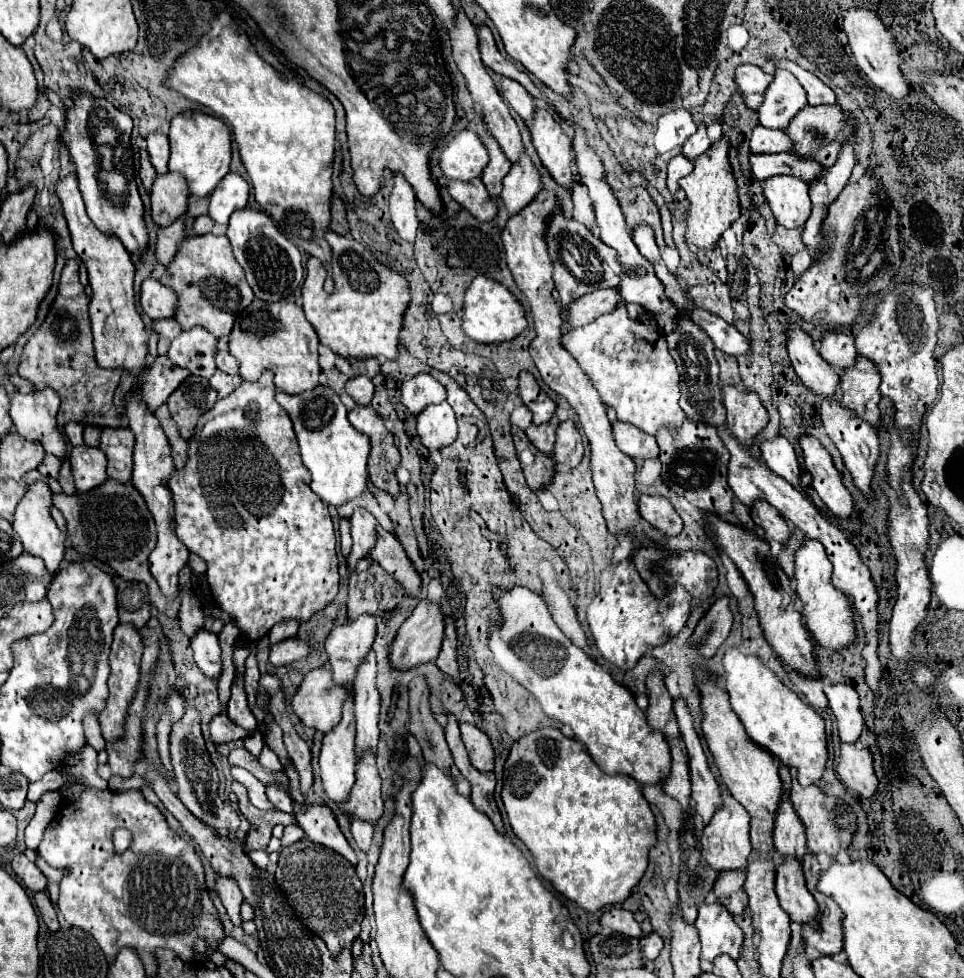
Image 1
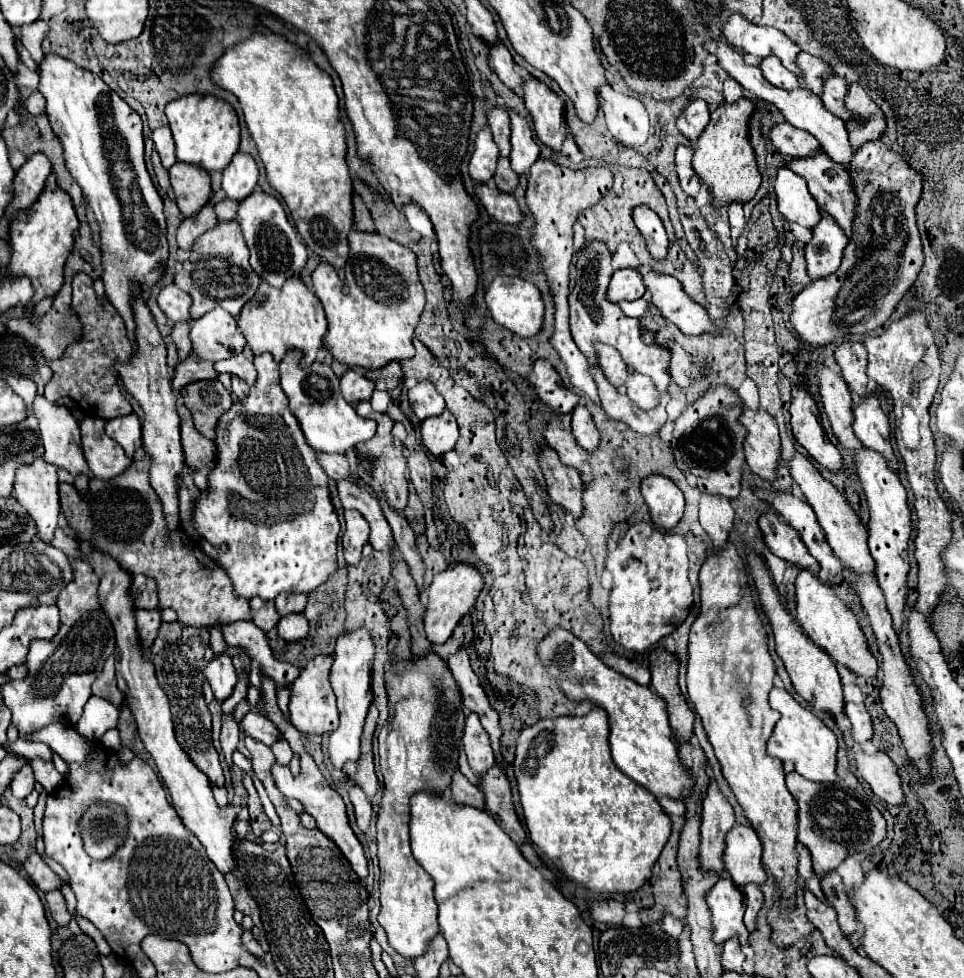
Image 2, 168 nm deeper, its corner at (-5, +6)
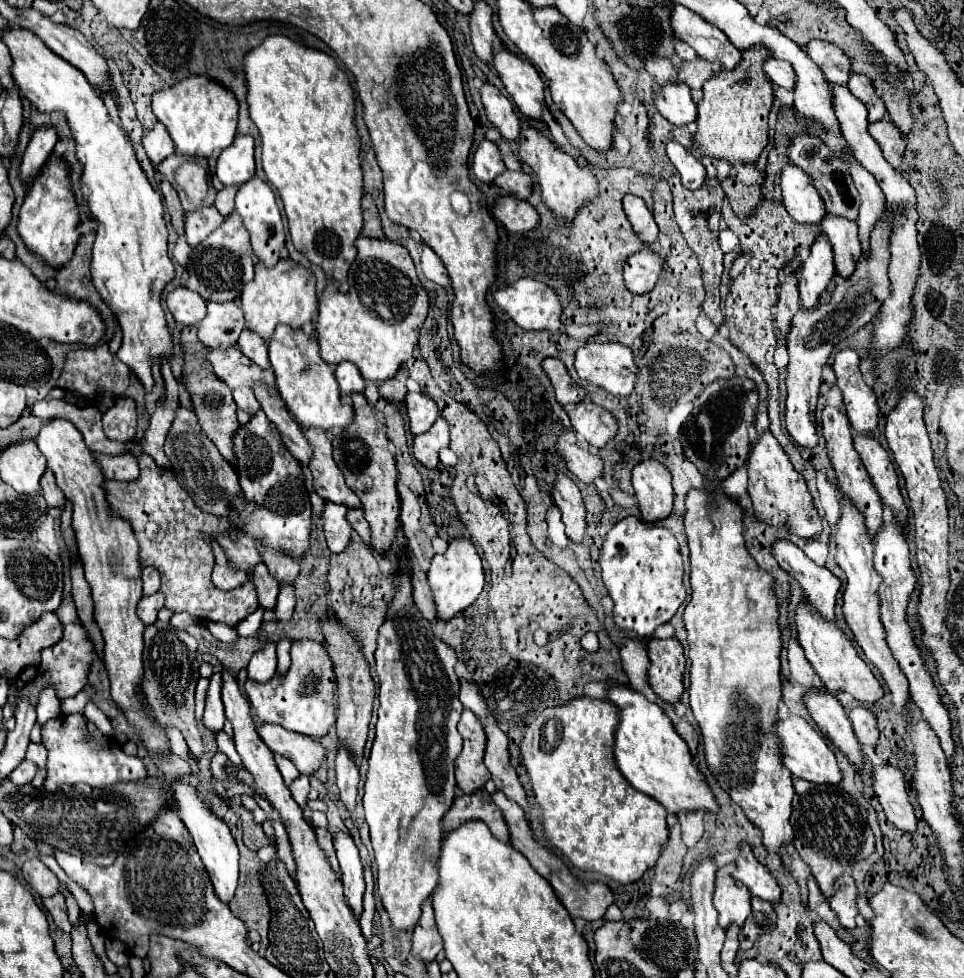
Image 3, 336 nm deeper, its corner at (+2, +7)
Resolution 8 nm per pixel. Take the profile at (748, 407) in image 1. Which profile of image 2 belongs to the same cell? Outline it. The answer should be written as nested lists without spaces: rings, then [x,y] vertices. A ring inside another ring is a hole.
[[[742,407],[740,423],[746,427],[744,453],[752,473],[768,481],[774,479],[776,463],[780,461],[780,437],[776,419],[768,411],[752,411]]]

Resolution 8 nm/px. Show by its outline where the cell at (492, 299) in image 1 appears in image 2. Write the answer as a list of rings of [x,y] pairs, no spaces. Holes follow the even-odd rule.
[[[496,277],[484,295],[486,307],[494,319],[494,323],[506,327],[508,331],[520,337],[532,337],[540,331],[544,321],[544,303],[540,299],[540,291],[534,283],[524,281],[520,277]]]

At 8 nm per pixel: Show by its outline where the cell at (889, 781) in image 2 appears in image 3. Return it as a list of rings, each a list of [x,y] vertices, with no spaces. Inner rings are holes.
[[[879,766],[873,770],[873,788],[879,796],[879,802],[887,814],[887,820],[893,822],[903,832],[915,832],[917,816],[909,802],[907,782],[899,768]]]

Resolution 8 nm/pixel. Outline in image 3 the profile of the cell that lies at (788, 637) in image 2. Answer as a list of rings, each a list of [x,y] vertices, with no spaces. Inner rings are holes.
[[[807,690],[805,704],[825,738],[833,746],[837,746],[857,770],[863,770],[865,758],[861,754],[861,746],[855,740],[851,722],[845,716],[845,710],[837,702],[835,694],[829,690]]]

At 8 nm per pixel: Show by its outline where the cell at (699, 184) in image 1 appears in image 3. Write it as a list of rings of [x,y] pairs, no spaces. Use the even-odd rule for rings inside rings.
[[[753,46],[753,50],[743,50],[743,60],[735,70],[721,70],[719,74],[713,74],[703,84],[703,98],[699,100],[699,118],[697,118],[697,132],[695,138],[699,140],[699,150],[705,156],[713,158],[727,158],[731,164],[751,164],[759,158],[761,150],[767,146],[767,116],[773,106],[773,84],[763,72],[763,62],[769,58],[767,50],[761,46]]]

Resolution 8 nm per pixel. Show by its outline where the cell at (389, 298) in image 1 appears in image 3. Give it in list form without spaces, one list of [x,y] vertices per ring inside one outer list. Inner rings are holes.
[[[361,236],[357,242],[357,260],[349,270],[349,292],[341,294],[339,292],[339,282],[331,280],[325,286],[323,296],[319,298],[319,320],[315,324],[317,330],[317,340],[321,346],[321,358],[327,364],[339,364],[339,362],[353,362],[359,366],[359,372],[365,380],[373,382],[385,382],[393,378],[399,370],[401,364],[405,364],[413,348],[417,346],[419,340],[419,330],[427,318],[429,310],[429,294],[425,288],[421,288],[421,282],[415,272],[415,264],[401,244],[389,242],[389,240],[375,240],[375,238],[365,238]]]

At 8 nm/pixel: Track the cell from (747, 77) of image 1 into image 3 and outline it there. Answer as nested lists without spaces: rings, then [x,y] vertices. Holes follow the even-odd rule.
[[[769,58],[763,64],[763,70],[767,72],[767,76],[771,78],[773,84],[777,84],[777,86],[781,86],[785,90],[793,90],[793,86],[795,86],[795,70],[793,70],[793,66],[789,62]]]

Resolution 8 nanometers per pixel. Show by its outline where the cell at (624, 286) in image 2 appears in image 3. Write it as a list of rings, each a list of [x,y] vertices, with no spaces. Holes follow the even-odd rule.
[[[649,246],[629,256],[625,266],[625,286],[633,294],[651,292],[663,270],[663,260]]]

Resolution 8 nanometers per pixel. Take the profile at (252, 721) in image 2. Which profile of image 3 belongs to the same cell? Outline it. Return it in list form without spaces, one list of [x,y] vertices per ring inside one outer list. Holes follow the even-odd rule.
[[[259,722],[257,730],[263,742],[273,752],[289,758],[299,768],[299,772],[305,776],[315,774],[327,756],[325,746],[321,746],[317,740],[289,732],[279,724],[261,724]]]

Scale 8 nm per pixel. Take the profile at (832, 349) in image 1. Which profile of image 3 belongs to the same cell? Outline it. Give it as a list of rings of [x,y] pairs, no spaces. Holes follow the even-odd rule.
[[[841,350],[835,354],[833,370],[837,386],[843,392],[847,418],[855,434],[873,436],[879,422],[879,406],[875,392],[865,384],[859,372],[859,356],[855,350]]]

